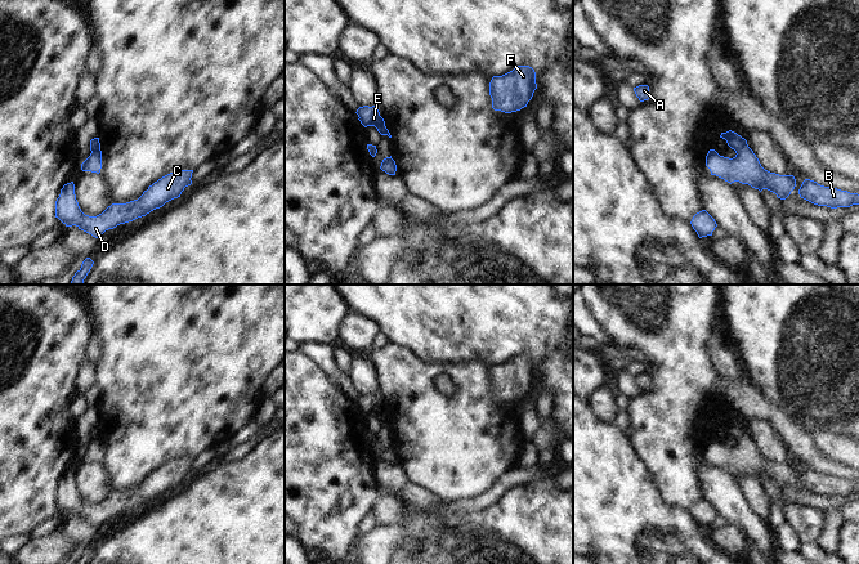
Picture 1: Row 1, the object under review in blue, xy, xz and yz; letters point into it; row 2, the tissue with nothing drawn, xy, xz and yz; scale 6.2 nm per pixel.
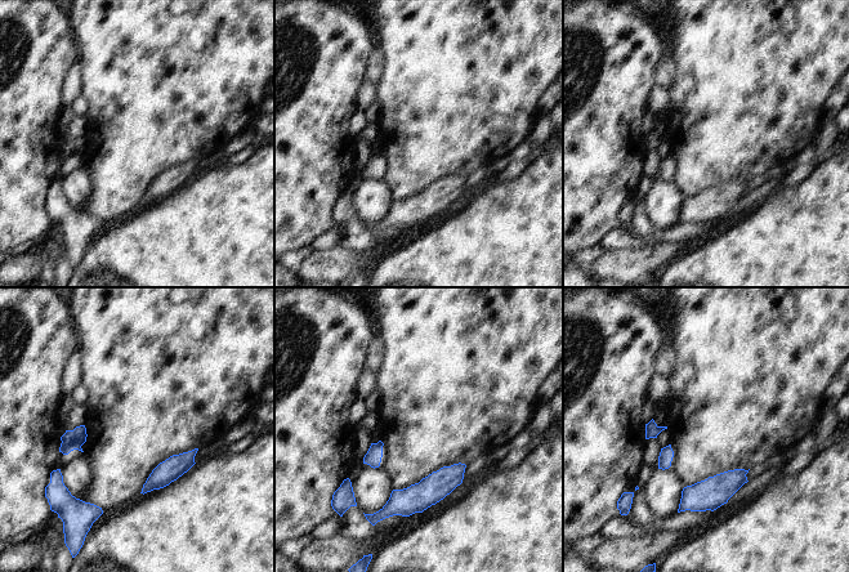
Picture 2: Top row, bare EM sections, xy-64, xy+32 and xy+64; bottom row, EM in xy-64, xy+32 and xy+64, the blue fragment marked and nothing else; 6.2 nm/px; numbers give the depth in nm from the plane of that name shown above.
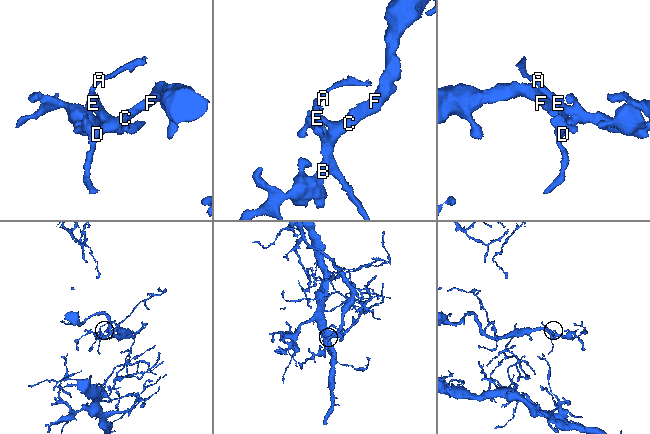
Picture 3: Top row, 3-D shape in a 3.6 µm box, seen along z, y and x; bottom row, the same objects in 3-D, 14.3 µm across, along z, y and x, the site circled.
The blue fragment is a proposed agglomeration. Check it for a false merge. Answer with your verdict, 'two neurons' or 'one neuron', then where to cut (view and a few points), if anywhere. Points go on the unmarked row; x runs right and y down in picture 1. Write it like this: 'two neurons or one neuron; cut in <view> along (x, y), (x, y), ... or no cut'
two neurons; cut in xy along (99, 438), (92, 441)

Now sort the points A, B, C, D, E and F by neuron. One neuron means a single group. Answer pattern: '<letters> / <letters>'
A E / B C D F

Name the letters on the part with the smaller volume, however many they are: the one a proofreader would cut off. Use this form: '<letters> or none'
A, E

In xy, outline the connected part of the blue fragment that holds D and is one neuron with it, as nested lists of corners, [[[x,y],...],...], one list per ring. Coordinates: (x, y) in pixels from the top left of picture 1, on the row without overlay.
[[[193,458],[170,461],[149,474],[138,488],[126,492],[112,492],[97,505],[89,505],[81,500],[75,483],[75,473],[71,470],[63,474],[55,489],[55,506],[66,515],[76,514],[79,518],[99,527],[106,519],[146,505],[166,491],[180,485],[184,476],[192,473],[192,461]]]

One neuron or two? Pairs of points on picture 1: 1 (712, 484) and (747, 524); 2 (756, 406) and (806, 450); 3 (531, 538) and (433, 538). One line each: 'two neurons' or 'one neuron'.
1: one neuron
2: one neuron
3: one neuron

